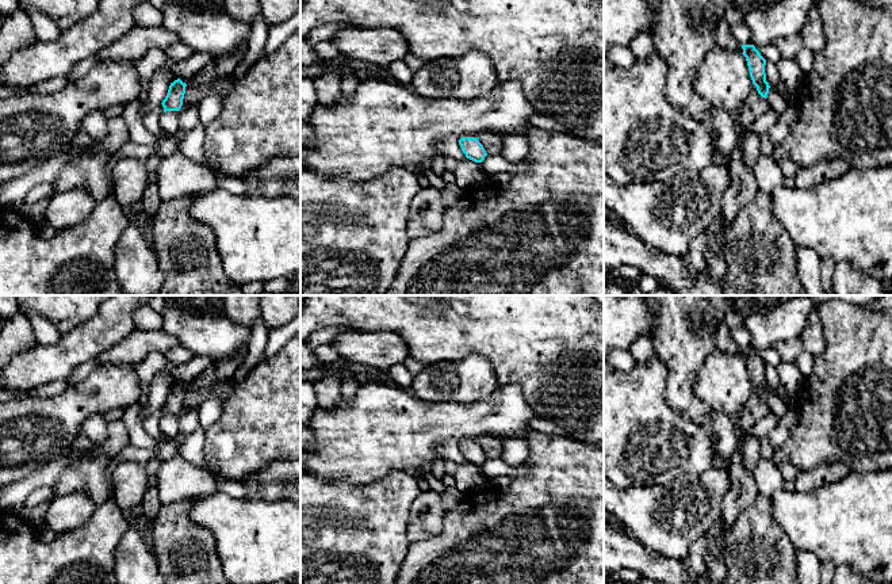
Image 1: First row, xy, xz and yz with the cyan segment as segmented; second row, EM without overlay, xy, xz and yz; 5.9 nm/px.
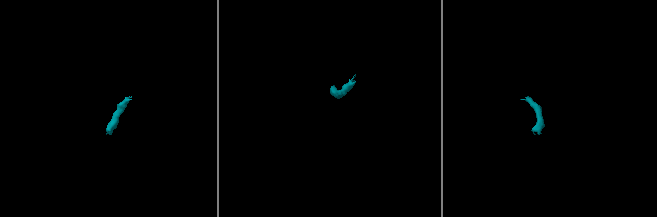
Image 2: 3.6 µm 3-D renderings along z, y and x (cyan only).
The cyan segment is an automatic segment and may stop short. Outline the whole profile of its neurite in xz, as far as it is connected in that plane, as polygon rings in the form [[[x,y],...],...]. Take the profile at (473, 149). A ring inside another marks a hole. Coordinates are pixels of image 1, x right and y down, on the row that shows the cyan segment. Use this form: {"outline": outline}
{"outline": [[[462,137],[459,140],[459,145],[463,153],[466,154],[466,157],[475,163],[482,163],[487,156],[483,145],[478,141],[478,138]]]}

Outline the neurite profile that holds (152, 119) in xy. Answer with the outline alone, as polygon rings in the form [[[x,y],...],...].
[[[160,104],[157,108],[143,115],[145,127],[156,137],[161,133],[160,118],[162,114],[164,114],[164,107],[162,104]]]

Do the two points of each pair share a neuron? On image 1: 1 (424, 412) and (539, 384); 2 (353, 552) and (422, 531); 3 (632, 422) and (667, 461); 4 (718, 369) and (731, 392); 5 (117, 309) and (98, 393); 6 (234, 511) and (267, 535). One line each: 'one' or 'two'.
1: two
2: two
3: one
4: one
5: two
6: one

